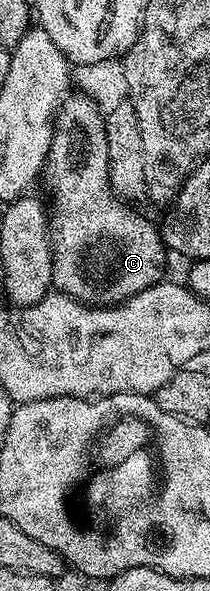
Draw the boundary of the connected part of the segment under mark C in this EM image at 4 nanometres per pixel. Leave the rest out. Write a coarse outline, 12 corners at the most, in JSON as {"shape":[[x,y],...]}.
{"shape":[[72,94],[92,156],[53,131],[52,288],[111,306],[161,283],[157,225],[112,190],[105,113]]}

